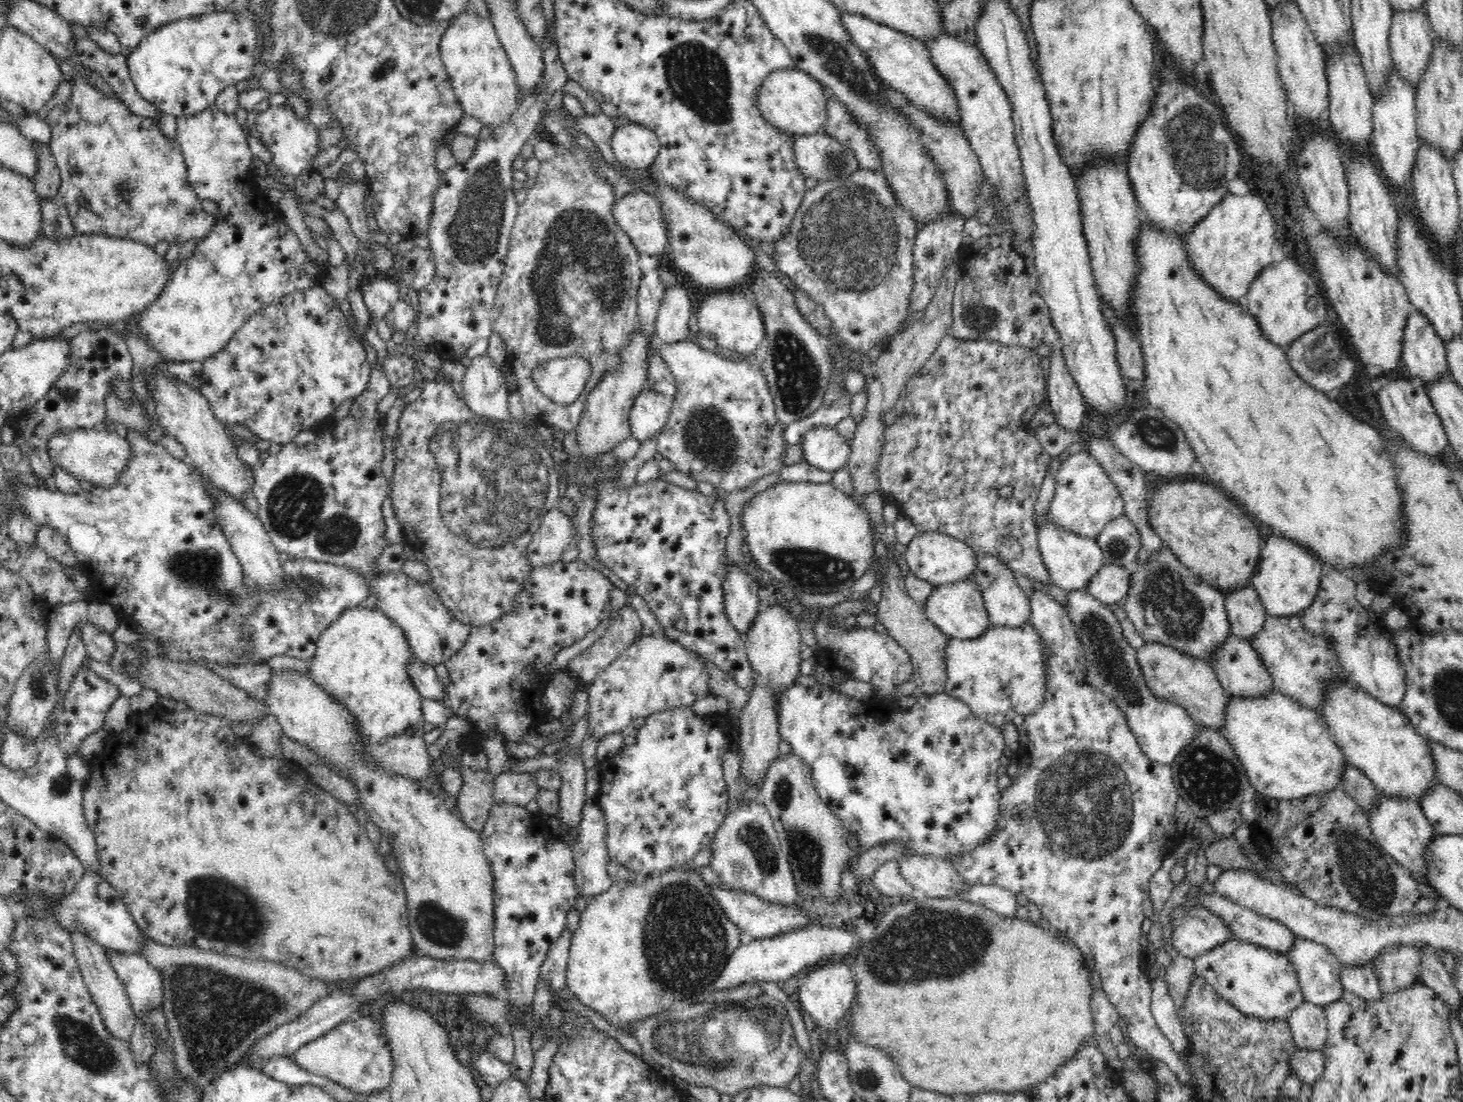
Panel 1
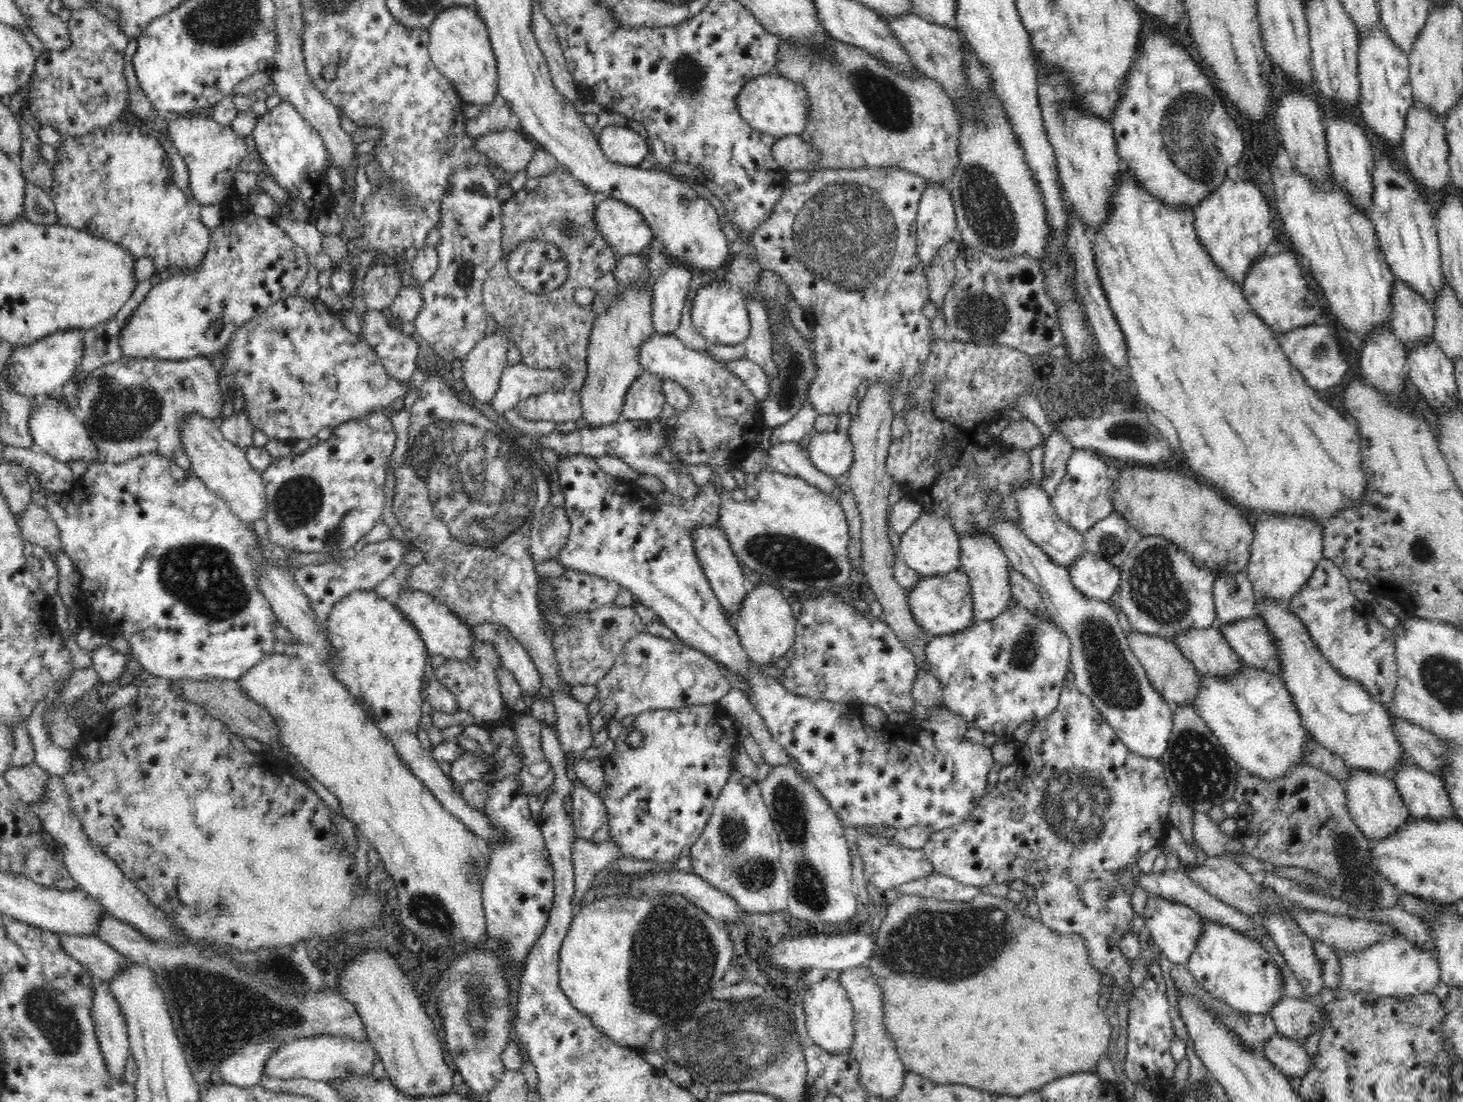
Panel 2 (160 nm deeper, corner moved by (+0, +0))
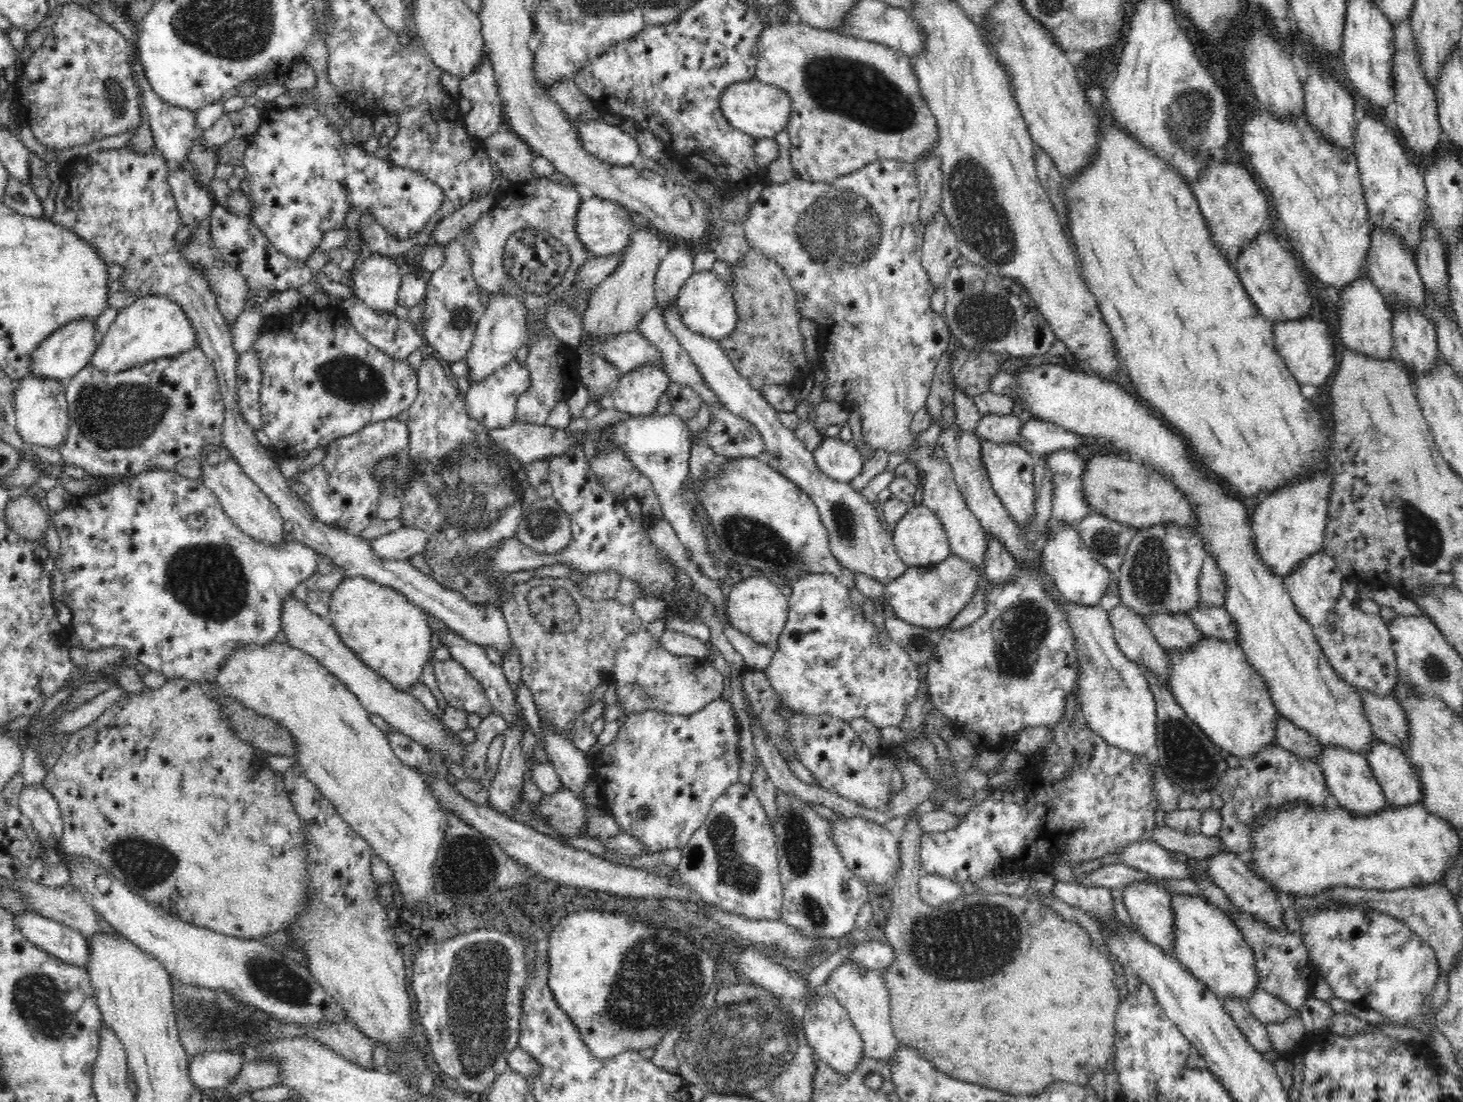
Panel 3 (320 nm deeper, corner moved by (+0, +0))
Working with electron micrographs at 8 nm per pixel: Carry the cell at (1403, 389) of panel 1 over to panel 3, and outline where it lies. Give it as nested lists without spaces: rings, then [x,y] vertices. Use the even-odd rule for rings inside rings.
[[[1360,275],[1339,292],[1340,304],[1338,318],[1340,320],[1340,336],[1345,347],[1358,353],[1370,355],[1376,359],[1390,359],[1393,352],[1393,336],[1391,336],[1391,312],[1384,295],[1378,287],[1366,277]]]

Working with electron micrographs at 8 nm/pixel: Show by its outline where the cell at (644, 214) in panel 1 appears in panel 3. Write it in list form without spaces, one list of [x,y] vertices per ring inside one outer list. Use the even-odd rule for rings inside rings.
[[[586,194],[577,208],[574,230],[583,242],[583,247],[594,256],[608,256],[620,254],[621,250],[630,242],[630,233],[634,228],[630,212],[619,203]]]

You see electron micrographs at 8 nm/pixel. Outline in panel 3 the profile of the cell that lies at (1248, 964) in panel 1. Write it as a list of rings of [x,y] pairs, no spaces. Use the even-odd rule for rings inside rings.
[[[1186,894],[1186,896],[1172,895],[1172,912],[1176,918],[1176,922],[1174,922],[1174,957],[1184,965],[1191,975],[1194,975],[1210,991],[1214,992],[1218,999],[1240,998],[1247,1003],[1253,990],[1258,989],[1255,960],[1252,949],[1231,918],[1210,905],[1203,896],[1190,896],[1190,894]]]

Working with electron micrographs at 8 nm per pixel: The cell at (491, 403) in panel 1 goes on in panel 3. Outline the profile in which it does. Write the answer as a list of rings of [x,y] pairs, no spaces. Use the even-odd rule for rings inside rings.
[[[494,293],[478,320],[473,345],[466,356],[469,382],[482,382],[498,368],[516,359],[518,348],[528,343],[528,309],[525,302],[510,293]]]

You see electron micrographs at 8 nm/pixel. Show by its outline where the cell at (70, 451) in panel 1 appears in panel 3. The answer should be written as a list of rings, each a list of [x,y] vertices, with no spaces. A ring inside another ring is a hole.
[[[29,373],[22,378],[14,392],[14,415],[16,430],[28,446],[57,449],[64,444],[68,429],[68,402],[62,382],[52,378],[39,378]]]

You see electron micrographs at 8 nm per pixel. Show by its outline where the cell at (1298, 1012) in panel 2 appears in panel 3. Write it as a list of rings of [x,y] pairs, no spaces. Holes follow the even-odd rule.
[[[1254,989],[1253,991],[1246,1005],[1249,1011],[1265,1025],[1269,1022],[1284,1022],[1284,1020],[1291,1016],[1300,1016],[1298,1011],[1290,1009],[1288,1005],[1284,1005],[1282,1001],[1265,992],[1265,990]]]

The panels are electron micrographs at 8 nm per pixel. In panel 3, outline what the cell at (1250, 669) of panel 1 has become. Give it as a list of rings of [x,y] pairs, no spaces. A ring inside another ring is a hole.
[[[1150,613],[1143,621],[1152,631],[1160,646],[1170,652],[1193,647],[1203,636],[1192,619],[1184,613]]]

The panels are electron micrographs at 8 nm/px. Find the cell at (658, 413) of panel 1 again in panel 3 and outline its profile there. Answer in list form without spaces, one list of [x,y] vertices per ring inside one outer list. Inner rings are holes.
[[[646,363],[622,373],[612,390],[615,410],[631,417],[657,412],[658,400],[665,394],[670,378],[660,363]]]

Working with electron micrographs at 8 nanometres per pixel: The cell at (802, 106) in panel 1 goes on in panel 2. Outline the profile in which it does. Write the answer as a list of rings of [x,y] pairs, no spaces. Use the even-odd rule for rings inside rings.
[[[762,75],[750,79],[735,98],[740,116],[758,132],[776,138],[799,135],[807,123],[807,92],[801,82],[780,75]]]

